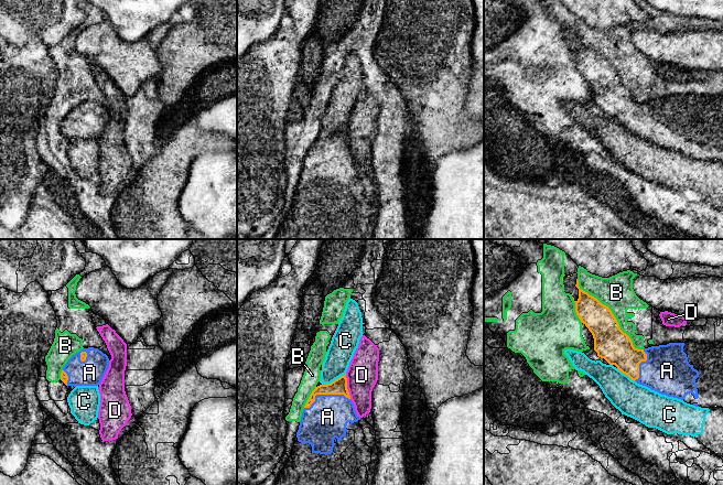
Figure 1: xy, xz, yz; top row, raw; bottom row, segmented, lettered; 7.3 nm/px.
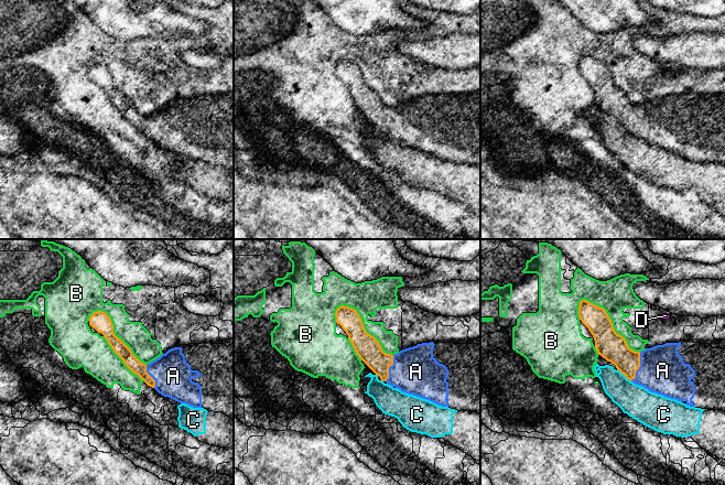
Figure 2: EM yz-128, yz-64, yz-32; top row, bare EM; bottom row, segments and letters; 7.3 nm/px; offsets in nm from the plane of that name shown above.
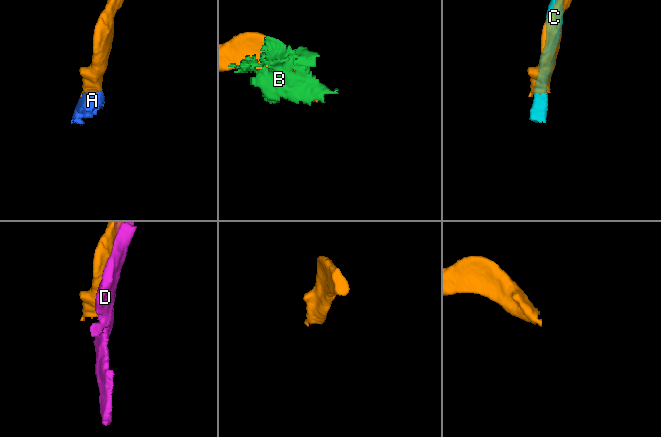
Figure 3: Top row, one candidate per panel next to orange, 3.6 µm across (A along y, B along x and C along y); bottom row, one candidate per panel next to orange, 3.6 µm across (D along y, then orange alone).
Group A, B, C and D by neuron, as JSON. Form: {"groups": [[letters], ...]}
{"groups": [["A"], ["B"], ["C"], ["D"]]}

